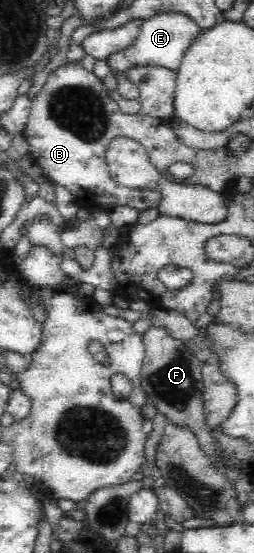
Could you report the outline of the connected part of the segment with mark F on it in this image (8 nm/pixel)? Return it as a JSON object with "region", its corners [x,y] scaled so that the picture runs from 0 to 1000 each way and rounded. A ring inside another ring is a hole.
{"region":[[[591,590],[563,604],[563,618],[571,624],[571,644],[563,658],[551,665],[551,689],[563,705],[579,711],[583,727],[598,727],[602,734],[626,747],[650,750],[673,767],[713,765],[736,769],[768,787],[776,787],[783,803],[791,803],[799,817],[823,825],[843,819],[843,796],[835,796],[831,779],[815,778],[803,752],[791,711],[799,705],[799,678],[787,667],[791,653],[776,649],[768,638],[736,626],[736,620],[705,611],[681,611],[650,590]]]}

